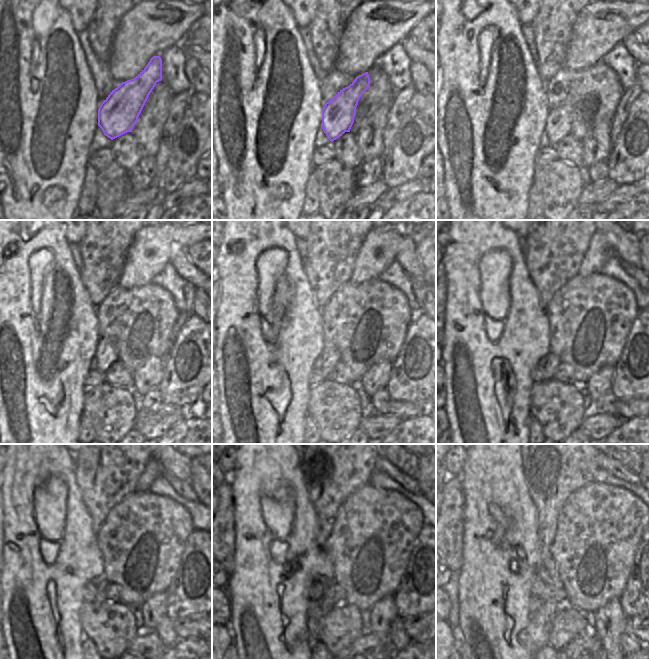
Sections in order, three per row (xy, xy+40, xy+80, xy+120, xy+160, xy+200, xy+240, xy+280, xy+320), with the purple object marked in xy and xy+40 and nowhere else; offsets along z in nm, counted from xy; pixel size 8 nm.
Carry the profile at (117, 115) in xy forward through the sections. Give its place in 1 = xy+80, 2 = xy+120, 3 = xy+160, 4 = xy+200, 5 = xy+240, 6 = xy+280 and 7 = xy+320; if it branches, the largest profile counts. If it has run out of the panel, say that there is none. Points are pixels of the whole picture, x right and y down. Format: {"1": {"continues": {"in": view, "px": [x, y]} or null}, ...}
{"1": {"continues": {"in": "xy+80", "px": [559, 120]}}, "2": {"continues": {"in": "xy+120", "px": [106, 352]}}, "3": {"continues": {"in": "xy+160", "px": [330, 355]}}, "4": {"continues": {"in": "xy+200", "px": [552, 361]}}, "5": {"continues": {"in": "xy+240", "px": [103, 584]}}, "6": {"continues": {"in": "xy+280", "px": [325, 605]}}, "7": {"continues": {"in": "xy+320", "px": [535, 636]}}}

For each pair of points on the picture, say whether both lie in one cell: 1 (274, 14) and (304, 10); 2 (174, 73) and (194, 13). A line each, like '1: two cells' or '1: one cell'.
1: two cells
2: two cells

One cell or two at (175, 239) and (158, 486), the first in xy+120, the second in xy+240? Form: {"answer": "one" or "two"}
{"answer": "two"}

